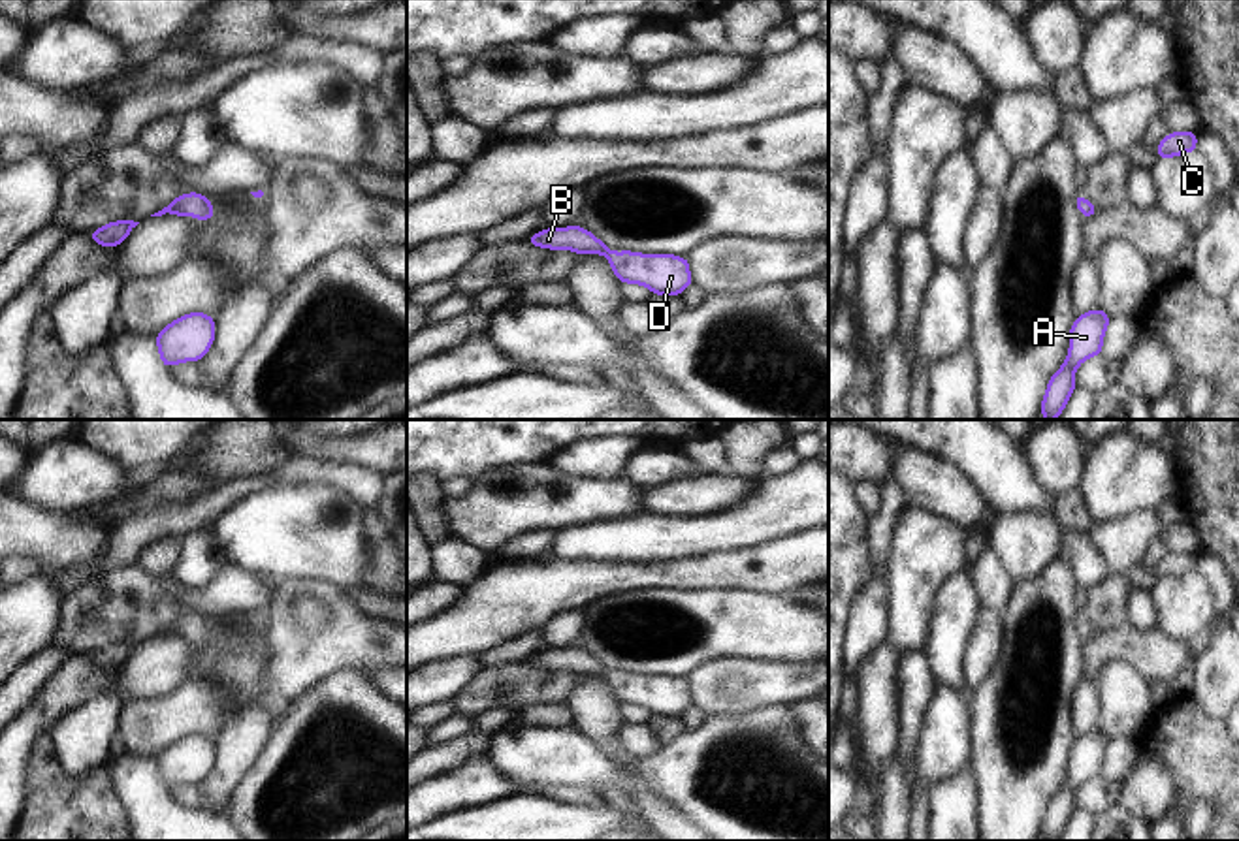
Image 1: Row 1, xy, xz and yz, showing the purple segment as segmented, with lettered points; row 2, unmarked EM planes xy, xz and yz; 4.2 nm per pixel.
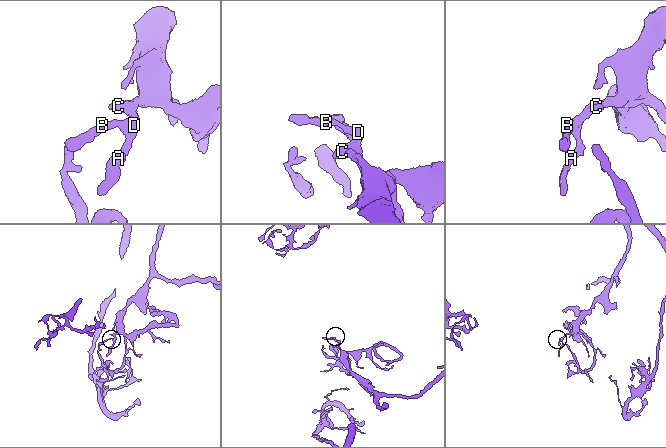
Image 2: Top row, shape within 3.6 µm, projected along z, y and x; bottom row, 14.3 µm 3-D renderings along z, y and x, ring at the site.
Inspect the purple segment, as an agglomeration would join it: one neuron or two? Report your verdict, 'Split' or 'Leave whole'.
Leave whole

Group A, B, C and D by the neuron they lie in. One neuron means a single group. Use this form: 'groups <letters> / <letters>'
groups A B C D

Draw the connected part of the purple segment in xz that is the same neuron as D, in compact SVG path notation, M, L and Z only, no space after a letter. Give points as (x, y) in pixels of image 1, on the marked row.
M574 224L571 228L546 228L531 235L527 245L542 248L569 248L576 254L603 254L608 258L620 282L642 284L655 295L682 295L693 284L689 260L672 254L612 252L593 233Z

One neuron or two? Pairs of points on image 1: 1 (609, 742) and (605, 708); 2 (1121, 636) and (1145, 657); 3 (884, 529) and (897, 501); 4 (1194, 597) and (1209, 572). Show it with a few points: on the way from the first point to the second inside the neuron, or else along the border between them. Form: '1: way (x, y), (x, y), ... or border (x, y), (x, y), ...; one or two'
1: way (605, 734), (605, 715); one
2: way (1126, 642), (1140, 651); one
3: way (885, 522), (891, 508); one
4: border (1196, 571), (1211, 589), (1215, 619); two

